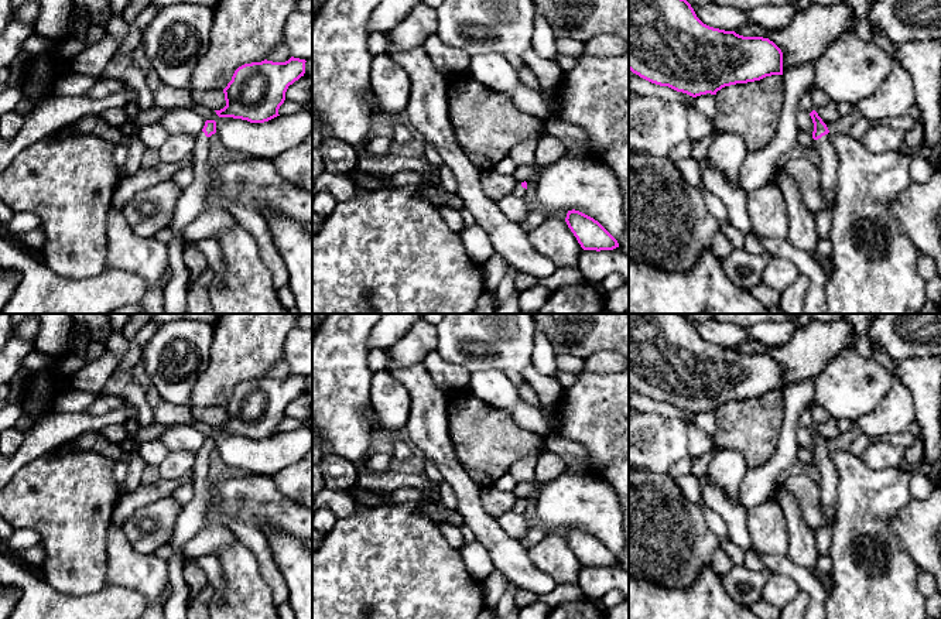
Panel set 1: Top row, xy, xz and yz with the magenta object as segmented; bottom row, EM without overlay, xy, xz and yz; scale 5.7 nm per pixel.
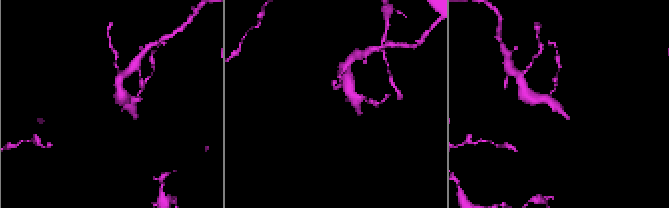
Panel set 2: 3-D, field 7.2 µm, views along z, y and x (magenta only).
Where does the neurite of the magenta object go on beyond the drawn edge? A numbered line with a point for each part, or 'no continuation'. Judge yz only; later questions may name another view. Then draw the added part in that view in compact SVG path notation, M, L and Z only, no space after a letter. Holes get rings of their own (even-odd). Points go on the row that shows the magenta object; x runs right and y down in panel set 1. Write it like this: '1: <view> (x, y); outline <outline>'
1: yz (828, 158); outline M829 133L814 140L814 146L819 160L822 209L832 209L836 202L838 154L831 143Z

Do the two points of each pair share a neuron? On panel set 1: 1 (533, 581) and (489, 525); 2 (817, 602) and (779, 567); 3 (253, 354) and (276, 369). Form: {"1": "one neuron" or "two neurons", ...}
{"1": "one neuron", "2": "one neuron", "3": "two neurons"}

